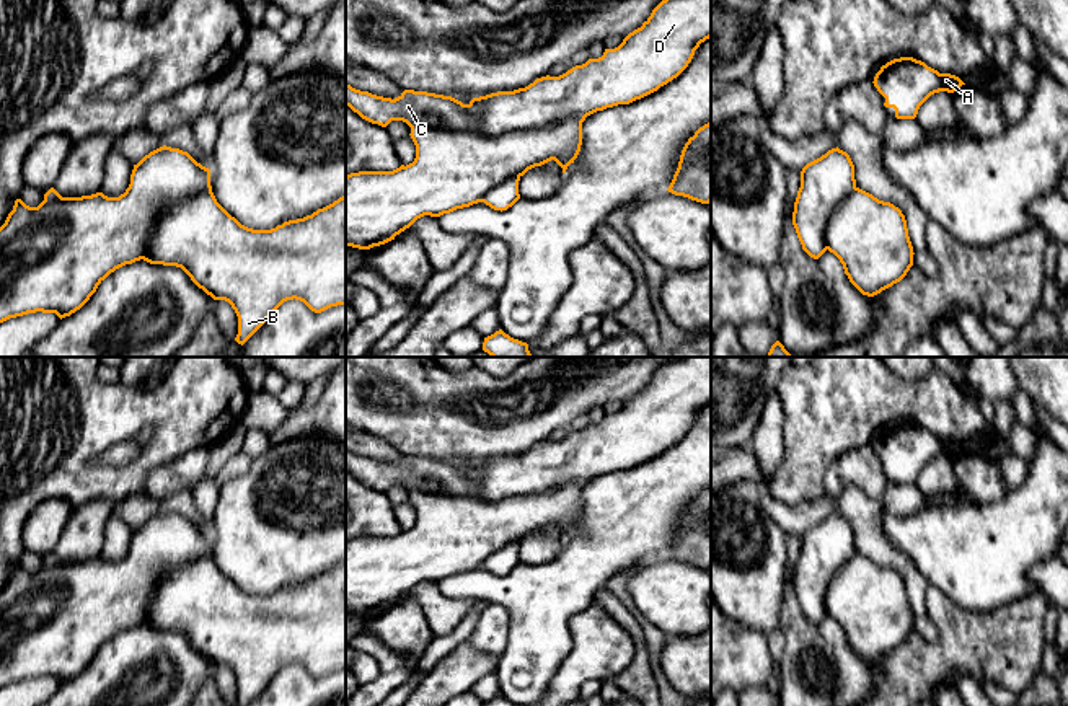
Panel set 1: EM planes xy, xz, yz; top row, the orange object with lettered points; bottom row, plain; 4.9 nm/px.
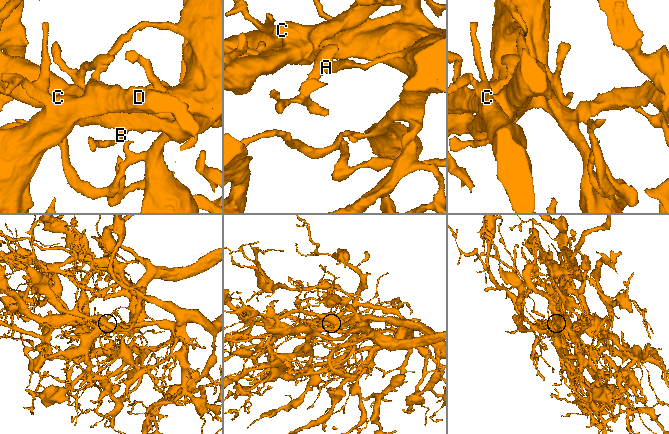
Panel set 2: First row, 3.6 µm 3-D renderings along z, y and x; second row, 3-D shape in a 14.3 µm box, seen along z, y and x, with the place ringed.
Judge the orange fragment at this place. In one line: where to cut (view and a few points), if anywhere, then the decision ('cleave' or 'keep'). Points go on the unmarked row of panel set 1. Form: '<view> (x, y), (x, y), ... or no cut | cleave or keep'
xz (584, 481), (568, 481), (547, 491), (498, 501), (410, 491) | cleave

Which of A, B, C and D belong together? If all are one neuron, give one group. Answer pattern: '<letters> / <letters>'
A C D / B

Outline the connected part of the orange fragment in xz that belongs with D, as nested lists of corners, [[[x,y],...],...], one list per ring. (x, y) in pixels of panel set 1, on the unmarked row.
[[[678,357],[662,365],[618,413],[559,442],[546,440],[525,453],[473,463],[468,470],[414,455],[391,465],[346,450],[346,471],[382,492],[403,486],[409,492],[499,502],[641,465],[677,443],[709,403],[711,357]]]

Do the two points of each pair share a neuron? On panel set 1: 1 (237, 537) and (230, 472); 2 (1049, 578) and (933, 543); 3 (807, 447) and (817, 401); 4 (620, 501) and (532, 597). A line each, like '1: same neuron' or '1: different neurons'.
1: different neurons
2: different neurons
3: same neuron
4: same neuron

